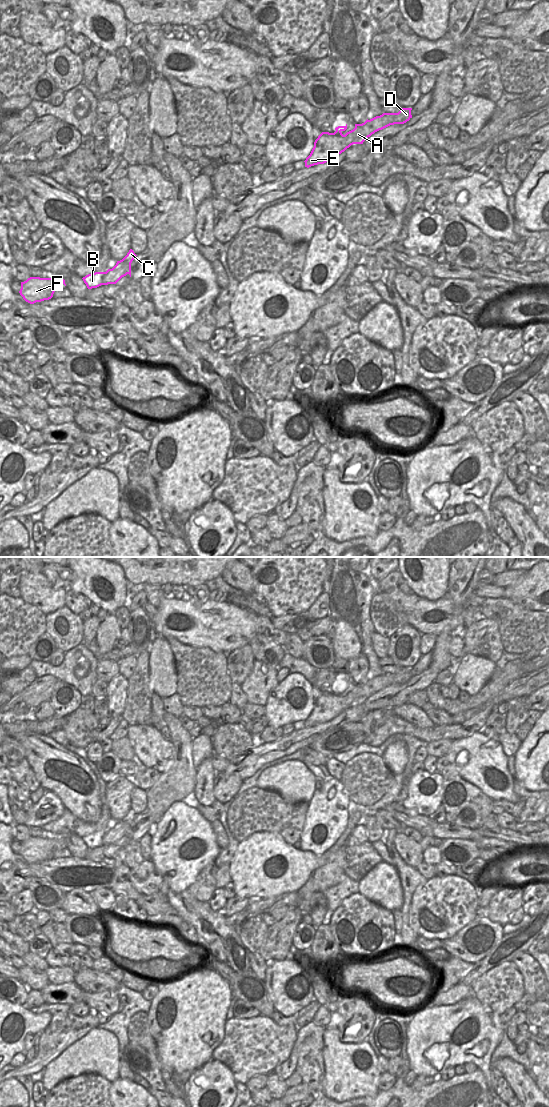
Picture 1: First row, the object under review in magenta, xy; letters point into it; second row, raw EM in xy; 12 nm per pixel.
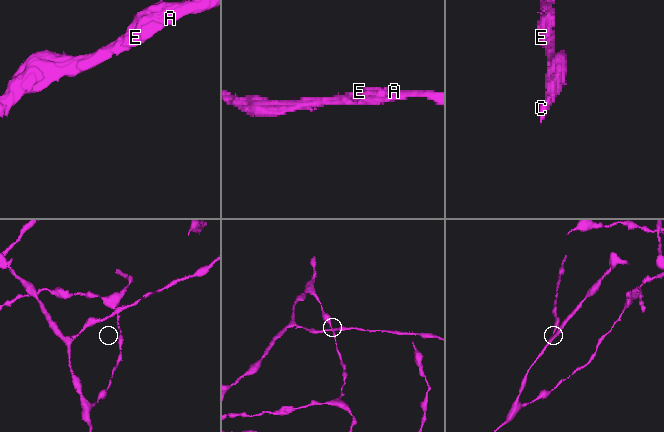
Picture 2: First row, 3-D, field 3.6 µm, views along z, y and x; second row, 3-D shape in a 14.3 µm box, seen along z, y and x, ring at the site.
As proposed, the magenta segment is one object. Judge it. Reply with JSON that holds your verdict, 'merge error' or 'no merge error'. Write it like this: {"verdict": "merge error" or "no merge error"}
{"verdict": "no merge error"}

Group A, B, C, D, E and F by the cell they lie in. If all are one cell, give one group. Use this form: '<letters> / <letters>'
A B C D E F

